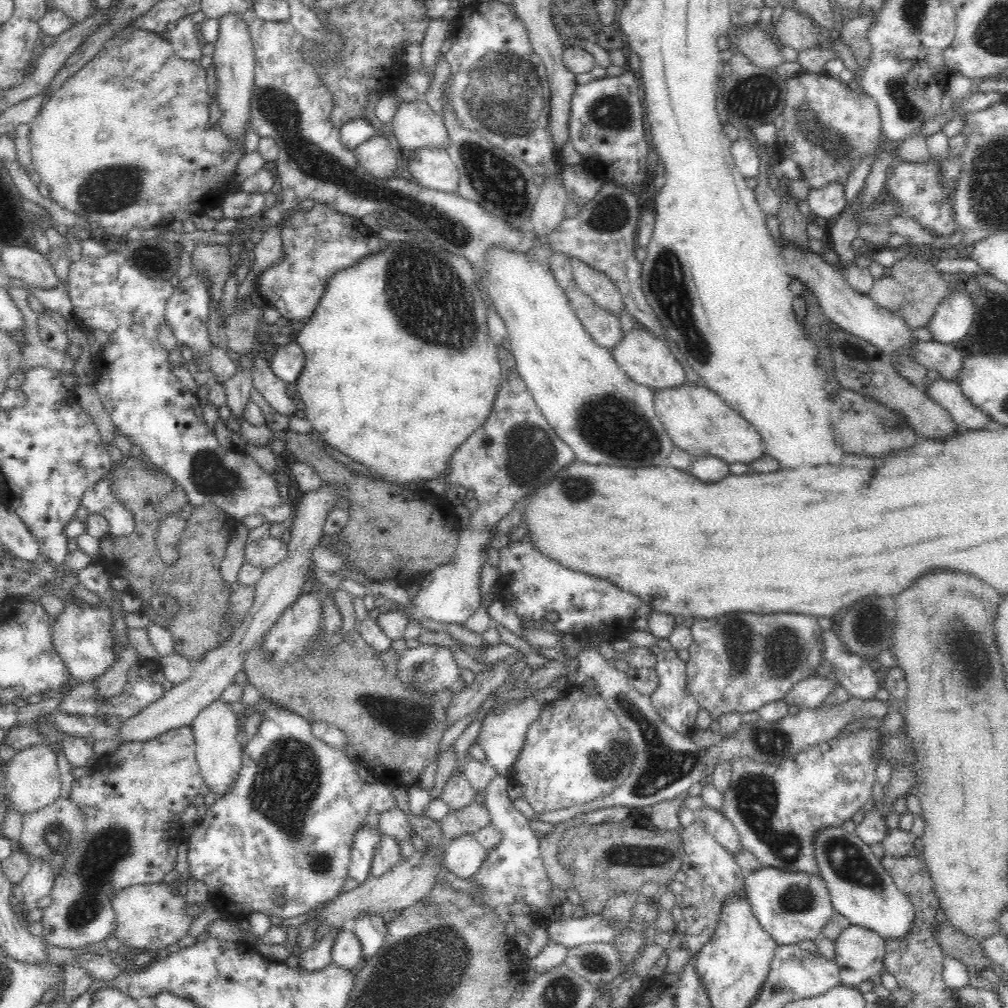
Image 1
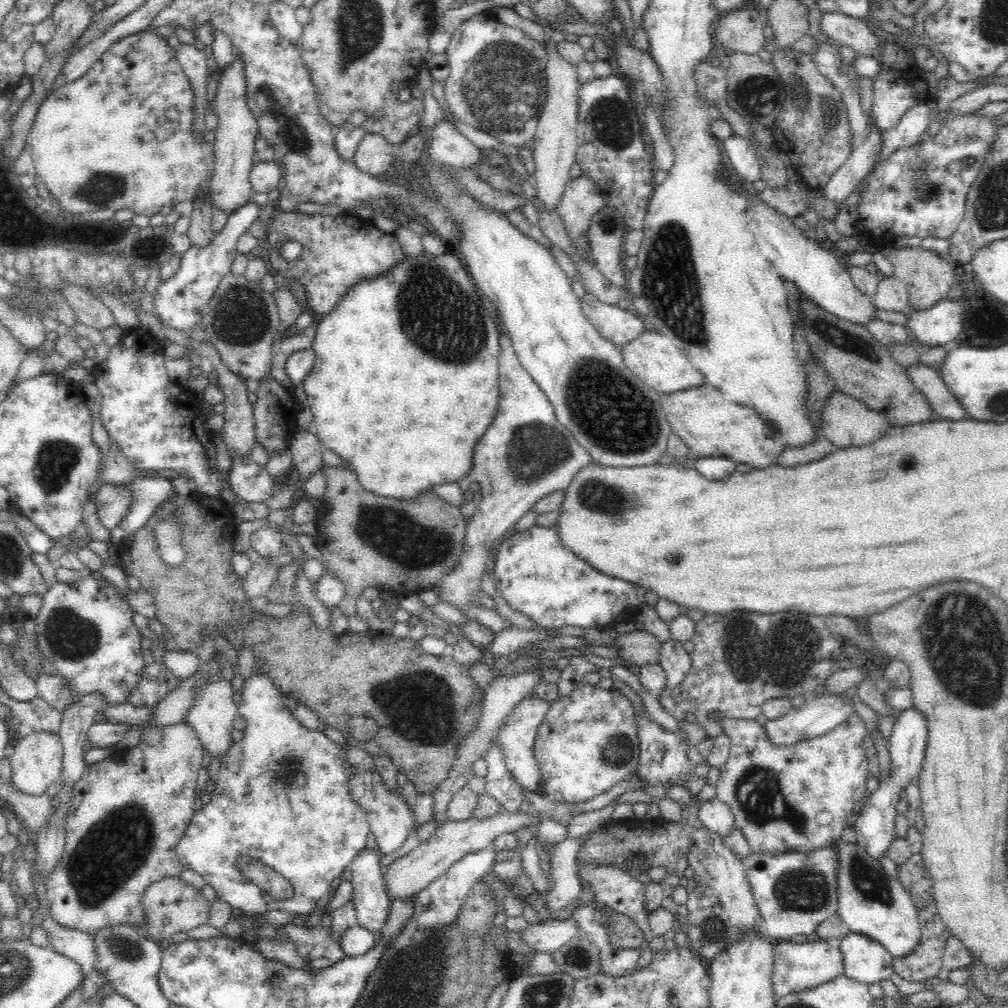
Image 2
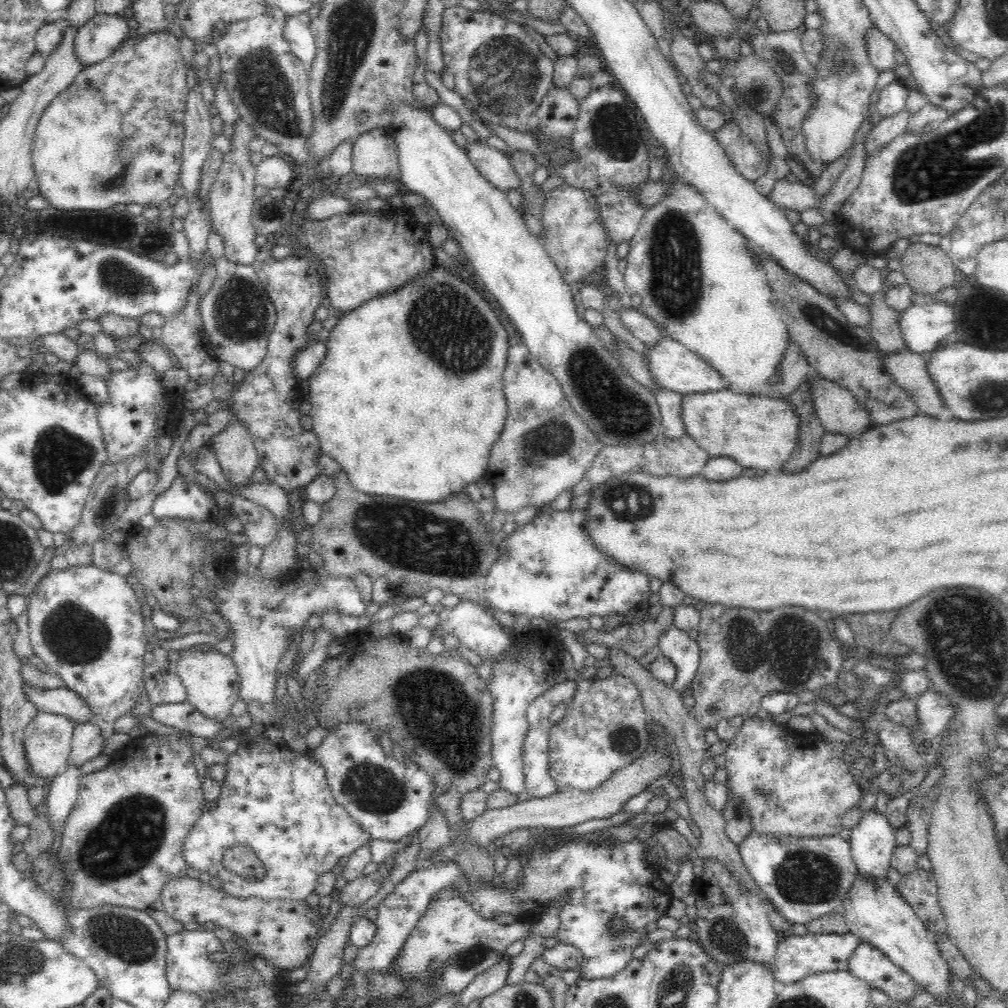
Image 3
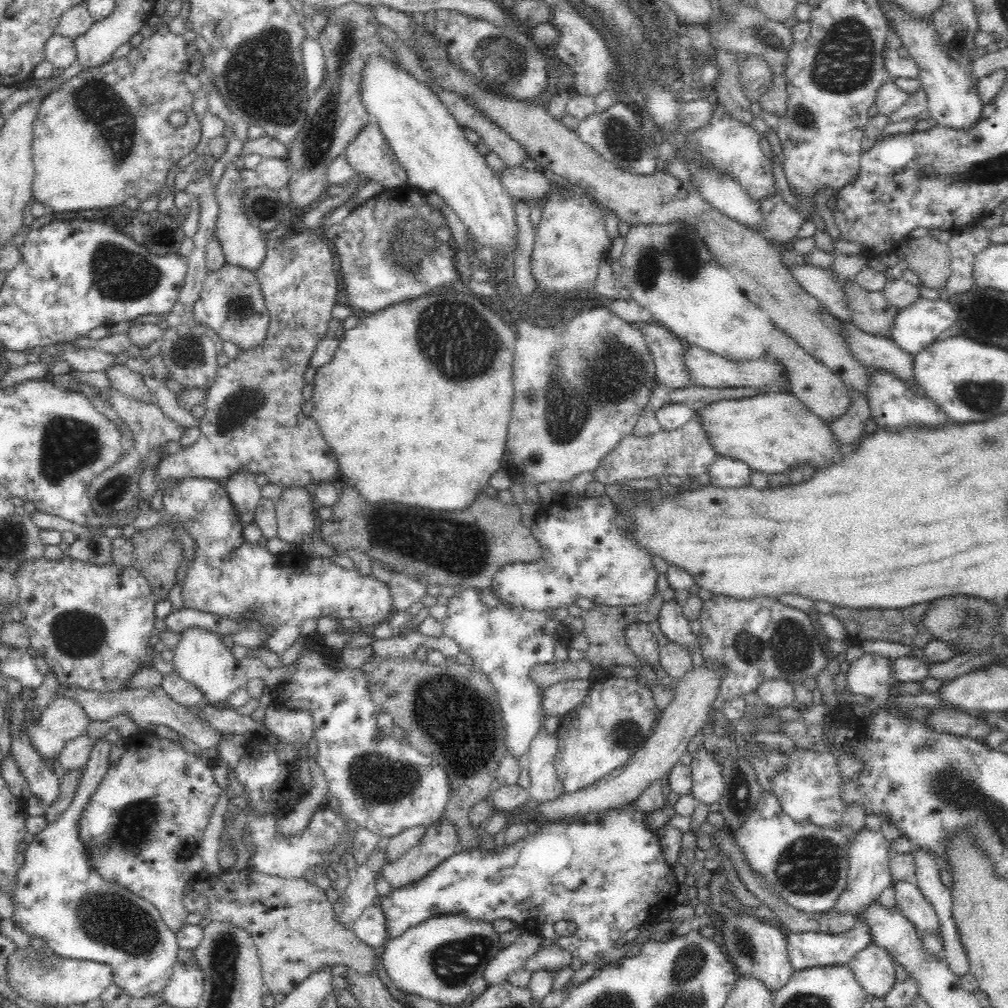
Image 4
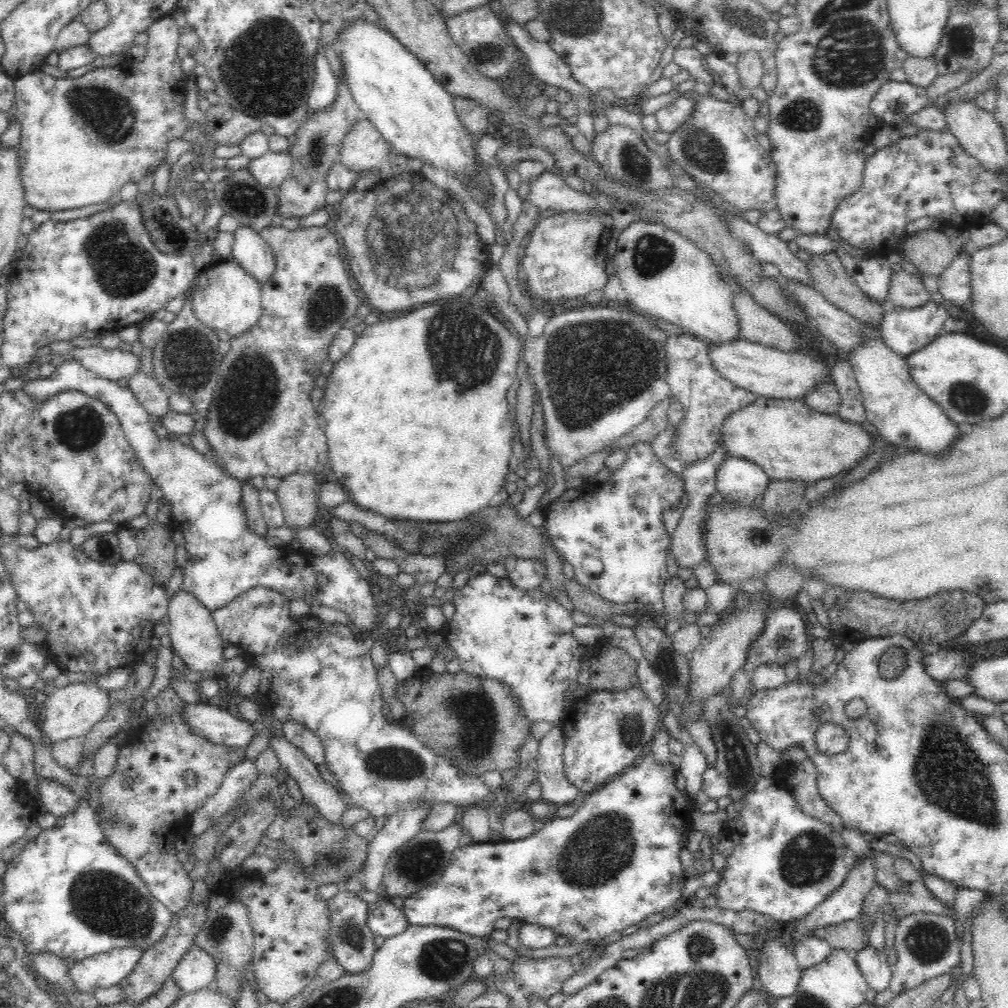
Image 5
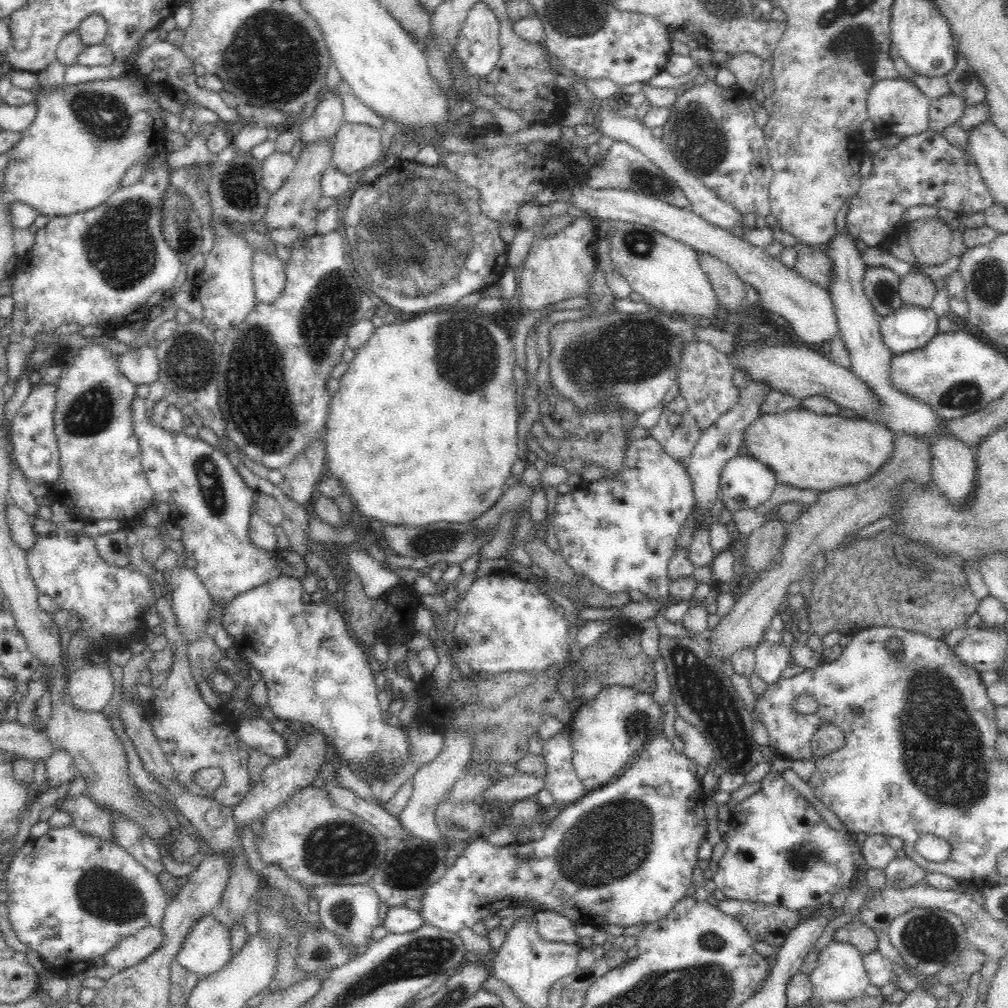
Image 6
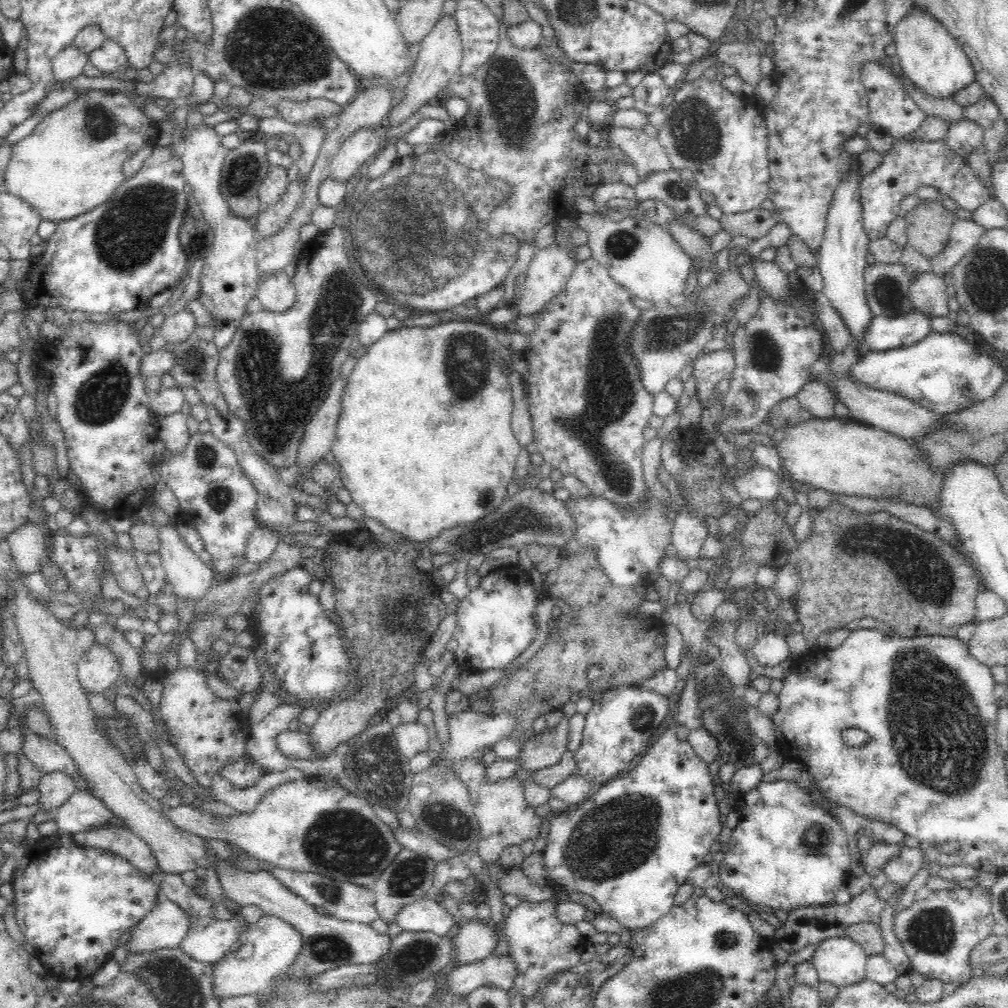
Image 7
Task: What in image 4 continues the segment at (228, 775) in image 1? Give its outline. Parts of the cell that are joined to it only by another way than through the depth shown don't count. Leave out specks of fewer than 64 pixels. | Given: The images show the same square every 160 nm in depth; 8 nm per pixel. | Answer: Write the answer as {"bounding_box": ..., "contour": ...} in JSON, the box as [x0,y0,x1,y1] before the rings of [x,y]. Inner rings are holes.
{"bounding_box":[173,628,296,706],"contour":[[[188,628],[181,633],[180,643],[173,650],[173,670],[191,686],[196,686],[203,695],[203,704],[215,706],[219,703],[228,703],[231,694],[240,688],[246,687],[251,678],[266,678],[282,684],[296,672],[296,663],[278,666],[271,669],[260,658],[244,658],[238,660],[232,655],[230,649],[222,643],[215,633],[205,629]]]}

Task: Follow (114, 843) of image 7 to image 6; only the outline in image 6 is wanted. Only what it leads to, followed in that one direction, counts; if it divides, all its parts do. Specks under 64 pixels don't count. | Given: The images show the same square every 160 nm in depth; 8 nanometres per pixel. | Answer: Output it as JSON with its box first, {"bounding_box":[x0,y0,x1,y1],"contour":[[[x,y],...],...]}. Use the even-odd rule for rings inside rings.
{"bounding_box":[53,794,113,841],"contour":[[[87,794],[65,795],[54,801],[53,805],[58,811],[66,811],[70,815],[70,822],[80,832],[86,832],[86,835],[92,835],[96,839],[113,841],[110,813],[102,811]]]}

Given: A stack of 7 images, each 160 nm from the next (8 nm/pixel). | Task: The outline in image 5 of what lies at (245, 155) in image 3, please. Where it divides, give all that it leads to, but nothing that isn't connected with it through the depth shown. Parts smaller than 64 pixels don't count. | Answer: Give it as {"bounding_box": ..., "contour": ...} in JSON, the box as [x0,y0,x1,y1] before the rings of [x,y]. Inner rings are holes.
{"bounding_box":[230,224,275,284],"contour":[[[239,224],[232,233],[234,240],[230,256],[260,284],[264,284],[275,268],[272,249],[259,235],[259,231],[253,228]]]}

